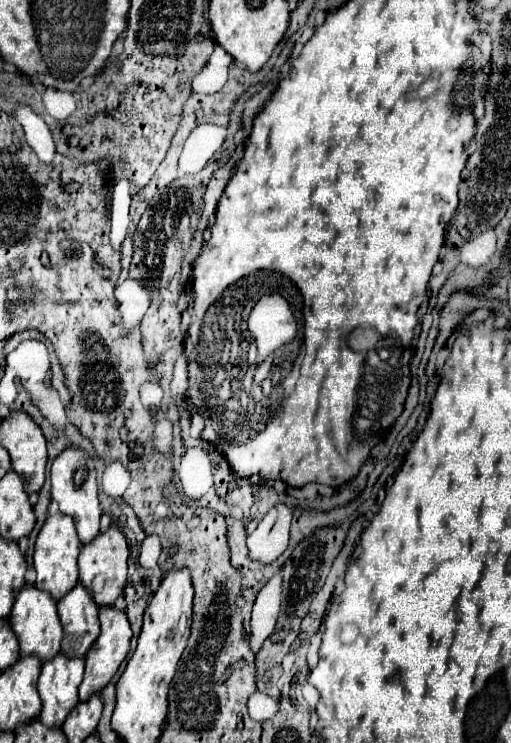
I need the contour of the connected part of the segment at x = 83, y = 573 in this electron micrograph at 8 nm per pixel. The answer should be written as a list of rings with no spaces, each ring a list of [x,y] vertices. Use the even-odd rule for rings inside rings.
[[[110,526],[108,532],[96,536],[90,544],[82,546],[82,552],[80,552],[80,558],[78,558],[80,582],[90,592],[92,600],[100,608],[102,606],[114,606],[116,598],[124,592],[124,586],[126,586],[126,570],[128,570],[128,554],[130,554],[130,548],[126,544],[126,538],[114,526]]]

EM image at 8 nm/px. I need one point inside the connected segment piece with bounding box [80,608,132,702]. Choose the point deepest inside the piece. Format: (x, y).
(104, 659)

